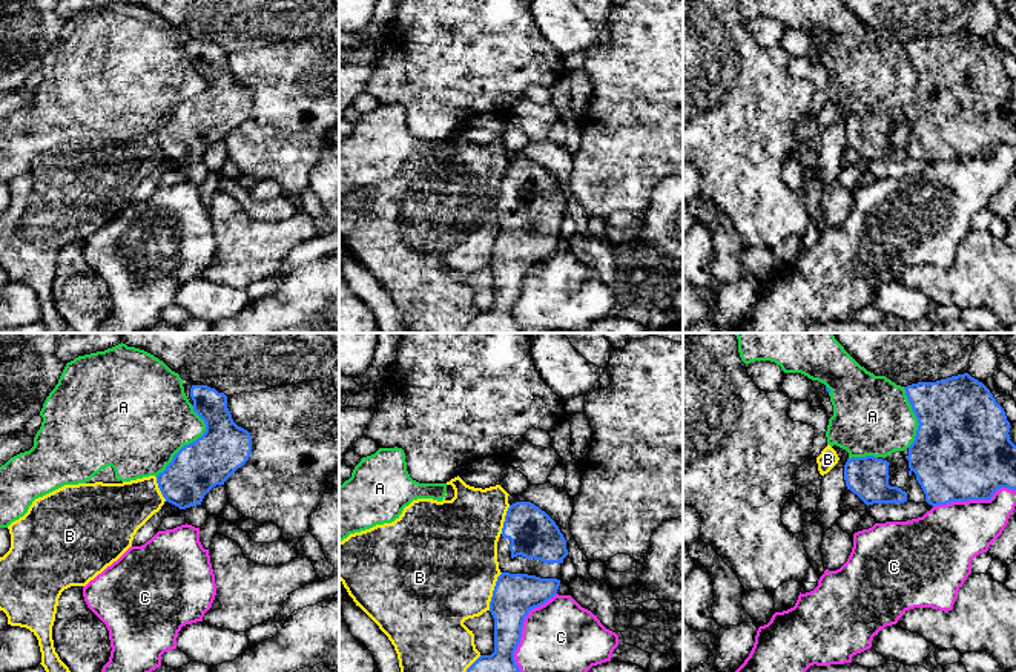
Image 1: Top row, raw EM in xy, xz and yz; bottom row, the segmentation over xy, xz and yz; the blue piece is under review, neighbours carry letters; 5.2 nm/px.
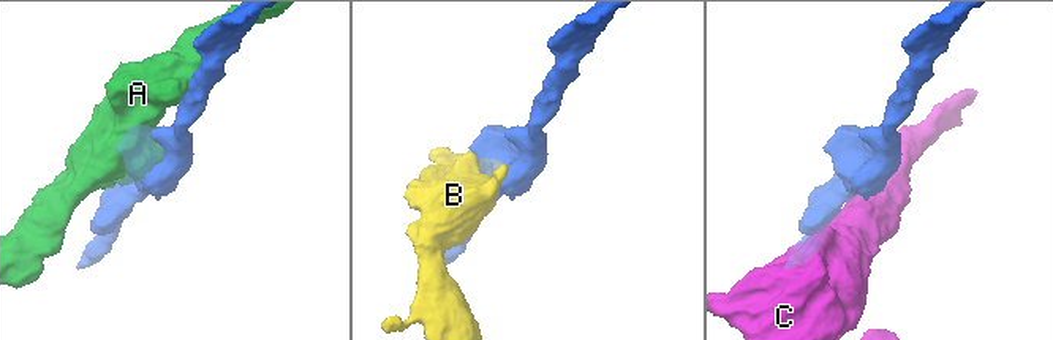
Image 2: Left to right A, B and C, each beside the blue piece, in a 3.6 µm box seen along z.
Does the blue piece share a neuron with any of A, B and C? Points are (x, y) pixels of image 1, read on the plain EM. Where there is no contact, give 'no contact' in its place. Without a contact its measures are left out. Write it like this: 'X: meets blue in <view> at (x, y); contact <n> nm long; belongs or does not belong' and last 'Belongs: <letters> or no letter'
A: meets blue in xy at (192, 98); contact 420 nm long; does not belong
B: meets blue in xz at (493, 247); contact 220 nm long; does not belong
C: meets blue in xz at (521, 287); contact 480 nm long; does not belong
Belongs: no letter

